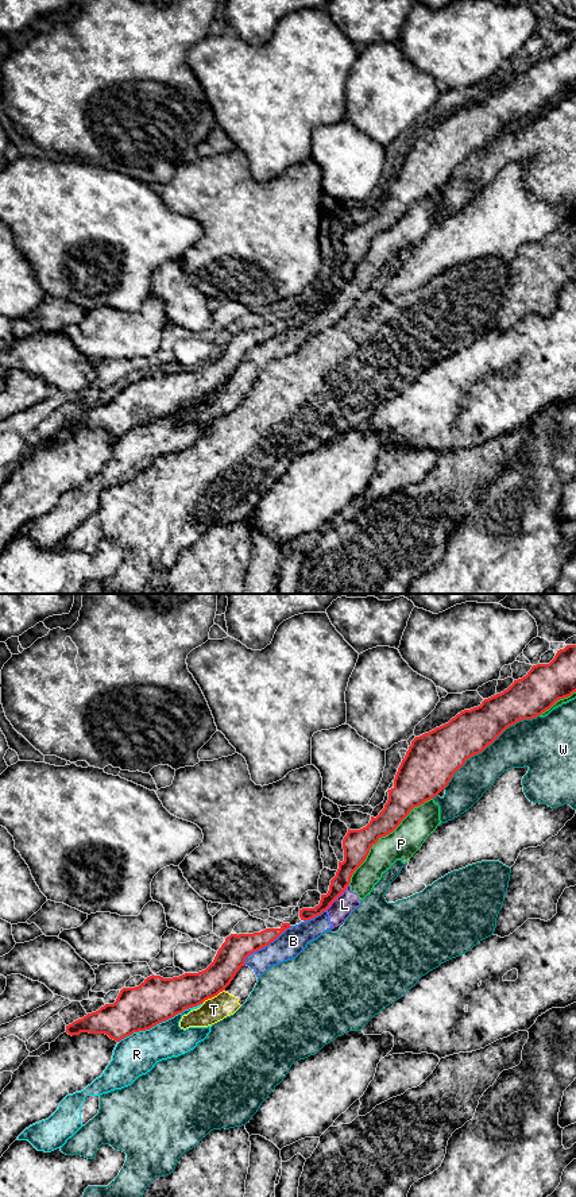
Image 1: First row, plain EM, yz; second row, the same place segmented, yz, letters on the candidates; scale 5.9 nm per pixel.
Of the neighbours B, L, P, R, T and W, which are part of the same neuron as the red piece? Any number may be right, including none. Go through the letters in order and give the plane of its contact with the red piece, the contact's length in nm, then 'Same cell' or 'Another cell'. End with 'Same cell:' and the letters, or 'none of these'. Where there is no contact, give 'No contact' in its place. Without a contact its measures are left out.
B: Touches red in yz. Shared border 380 nm. Another cell
L: Touches red in yz. Shared border 220 nm. Another cell
P: Touches red in yz. Shared border 700 nm. Another cell
R: Touches red in yz. Shared border 550 nm. Another cell
T: Touches red in yz. Shared border 150 nm. Another cell
W: Touches red in yz. Shared border 750 nm. Another cell
Same cell: none of these

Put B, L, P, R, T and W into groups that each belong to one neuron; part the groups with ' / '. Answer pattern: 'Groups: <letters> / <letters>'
Groups: B L P T / R / W

